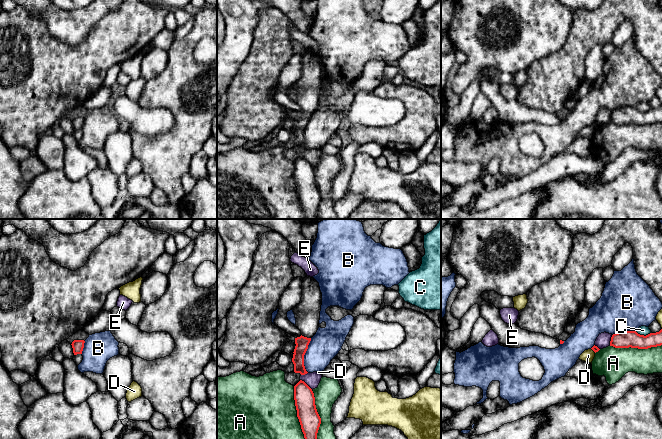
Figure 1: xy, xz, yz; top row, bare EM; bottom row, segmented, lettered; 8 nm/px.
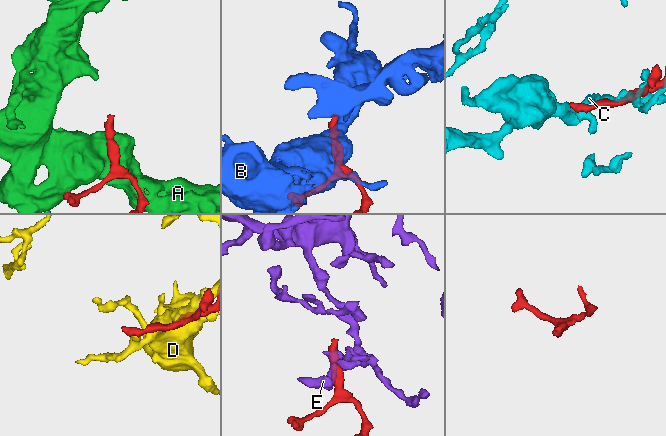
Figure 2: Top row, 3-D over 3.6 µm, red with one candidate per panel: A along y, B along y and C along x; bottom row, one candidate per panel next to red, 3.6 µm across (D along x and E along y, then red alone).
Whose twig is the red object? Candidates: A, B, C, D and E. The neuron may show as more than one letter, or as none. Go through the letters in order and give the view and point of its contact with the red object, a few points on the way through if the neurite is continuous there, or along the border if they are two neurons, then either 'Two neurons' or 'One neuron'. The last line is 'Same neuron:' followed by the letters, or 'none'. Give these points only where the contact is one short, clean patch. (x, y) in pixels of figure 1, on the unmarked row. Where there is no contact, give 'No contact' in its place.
A: Touches red at xz (297, 190). Two neurons
B: Touches red at xz (304, 130). Two neurons
C: Touches red at yz (643, 111). Two neurons
D: Touches red at yz (593, 126). Two neurons
E: Touches red at xz (305, 159). Boundary: xz (300, 155), (312, 165). Two neurons
Same neuron: none

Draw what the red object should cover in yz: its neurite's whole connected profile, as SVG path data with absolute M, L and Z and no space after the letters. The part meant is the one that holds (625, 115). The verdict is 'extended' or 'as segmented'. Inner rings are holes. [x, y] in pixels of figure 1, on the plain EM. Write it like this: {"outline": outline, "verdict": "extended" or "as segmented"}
{"outline": "M662 105L656 109L646 112L638 110L636 107L623 107L612 111L610 122L615 124L638 124L648 125L662 121Z", "verdict": "as segmented"}

